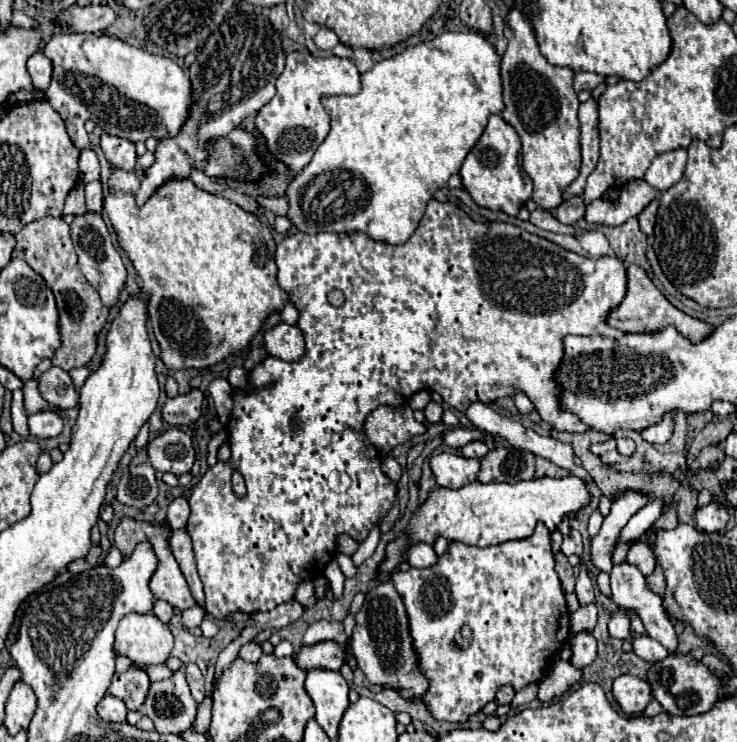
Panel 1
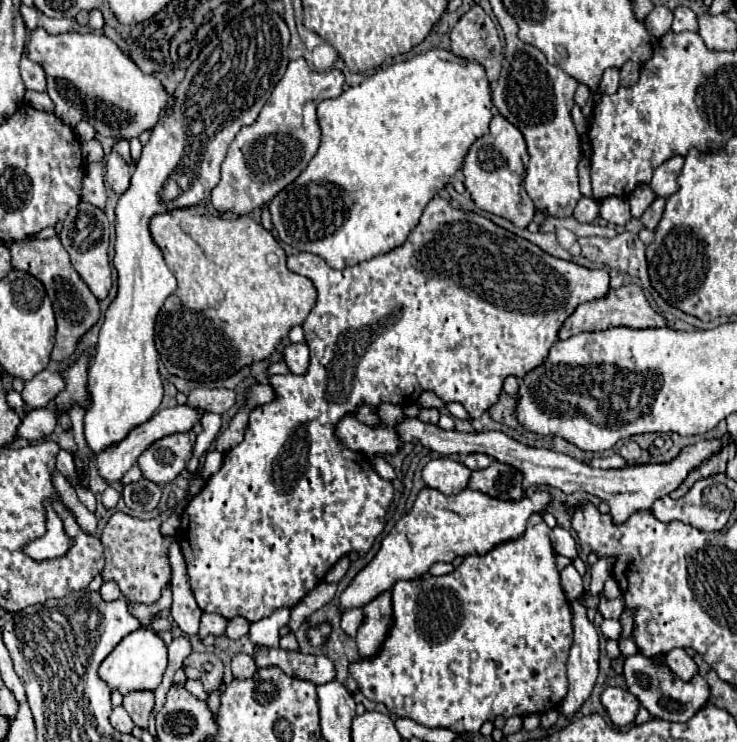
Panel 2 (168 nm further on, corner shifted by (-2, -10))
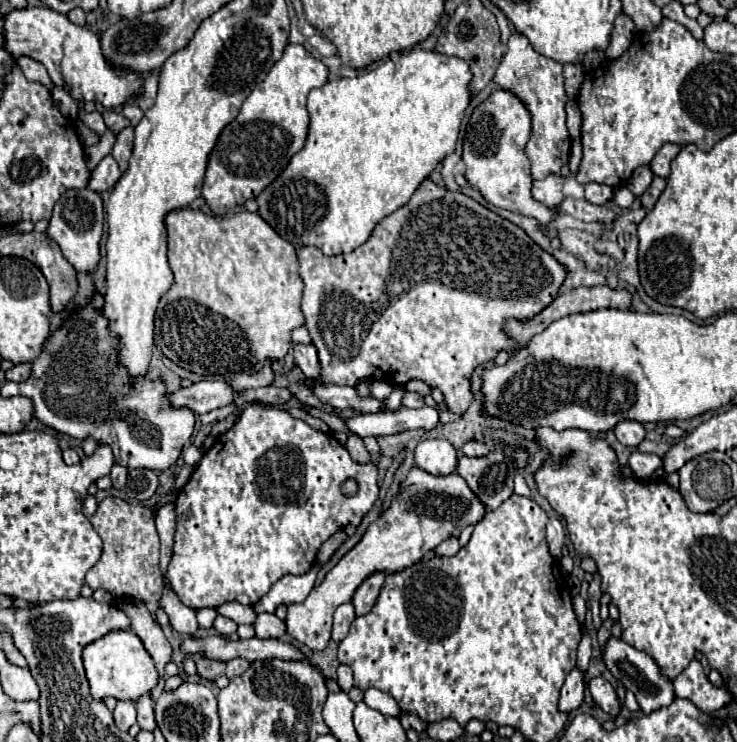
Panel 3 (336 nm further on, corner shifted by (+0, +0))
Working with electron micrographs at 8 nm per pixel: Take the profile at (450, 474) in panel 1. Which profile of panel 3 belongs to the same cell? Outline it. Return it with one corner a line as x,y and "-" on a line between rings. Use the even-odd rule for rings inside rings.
428,439
416,447
416,465
430,475
450,475
458,467
458,451
442,439

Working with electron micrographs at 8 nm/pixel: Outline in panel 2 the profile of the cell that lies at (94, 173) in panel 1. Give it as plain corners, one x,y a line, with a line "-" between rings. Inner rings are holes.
94,137
92,141
84,143
82,145
82,153
84,153
84,159
86,163
92,163
92,161
102,161
104,159
104,151
102,151
102,145
100,141

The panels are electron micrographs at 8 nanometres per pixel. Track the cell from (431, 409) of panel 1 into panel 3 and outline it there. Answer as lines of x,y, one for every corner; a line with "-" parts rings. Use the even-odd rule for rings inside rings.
406,391
404,399
402,399
402,405
408,407
408,409
420,409
420,407
424,407
424,397
420,397
418,393

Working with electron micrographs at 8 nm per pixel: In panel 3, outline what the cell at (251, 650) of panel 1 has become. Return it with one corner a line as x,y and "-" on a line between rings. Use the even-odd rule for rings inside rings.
240,657
230,659
230,661
226,663
226,677
228,677
228,679
238,677
238,675
240,675
240,673
244,673
248,667
250,667
250,663
248,663
246,659
240,659

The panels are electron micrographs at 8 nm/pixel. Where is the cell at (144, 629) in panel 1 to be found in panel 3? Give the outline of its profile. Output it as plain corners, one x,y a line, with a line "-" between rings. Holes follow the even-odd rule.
118,629
84,647
84,667
90,681
90,693
96,699
136,699
152,691
158,683
158,671
154,659
146,651
142,639
132,629

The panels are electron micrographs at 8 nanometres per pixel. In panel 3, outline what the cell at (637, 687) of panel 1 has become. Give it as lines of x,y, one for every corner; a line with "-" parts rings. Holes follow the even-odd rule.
594,677
588,683
588,687
590,687
590,695
592,695
592,699
594,699
596,705
600,705
612,717
618,717
620,715
622,703
620,703
614,687
604,677

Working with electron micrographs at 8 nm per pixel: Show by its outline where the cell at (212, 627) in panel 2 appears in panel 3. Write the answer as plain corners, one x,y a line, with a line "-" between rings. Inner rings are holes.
218,615
218,617
214,619
214,629
216,629
220,635
230,635
230,633
236,631
236,627
238,627
238,625
236,625
232,619
228,619
228,617

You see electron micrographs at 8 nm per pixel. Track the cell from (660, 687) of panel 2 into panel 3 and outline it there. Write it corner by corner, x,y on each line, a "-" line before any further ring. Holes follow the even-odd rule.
612,637
612,639
608,641
608,649
606,649
606,653
604,653
604,663
606,663
608,671
610,671
616,679
620,679
628,691
632,691
632,693
636,695
638,705
640,705
640,709
642,709
644,713
656,711
656,709
660,709
660,707
668,707
668,705
676,699
672,681
660,671
658,663
656,663
648,653
638,651
638,649
634,649
632,645
628,645
628,643
624,643
624,641

